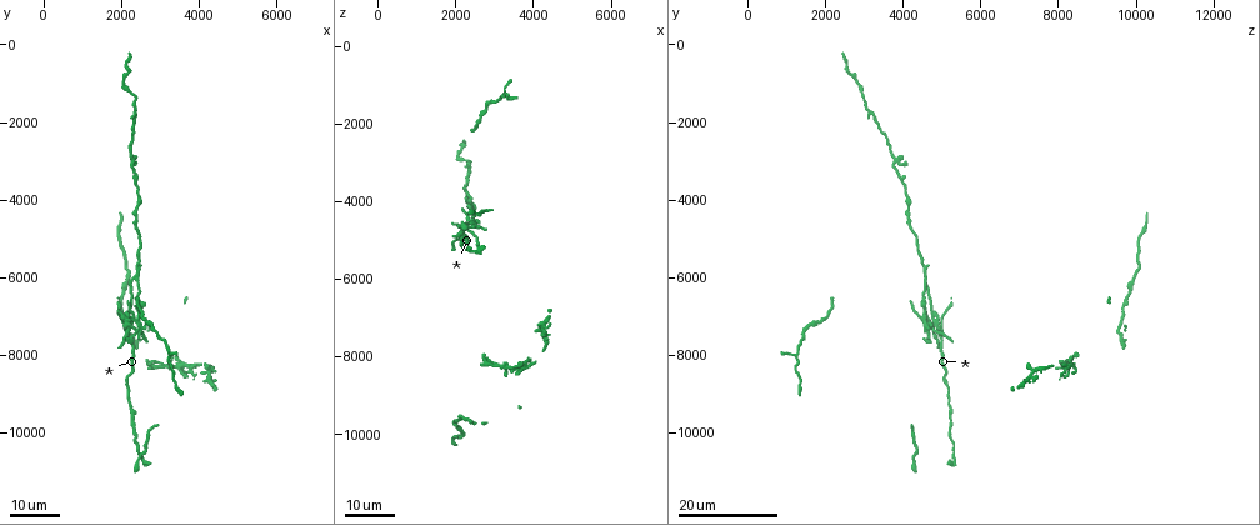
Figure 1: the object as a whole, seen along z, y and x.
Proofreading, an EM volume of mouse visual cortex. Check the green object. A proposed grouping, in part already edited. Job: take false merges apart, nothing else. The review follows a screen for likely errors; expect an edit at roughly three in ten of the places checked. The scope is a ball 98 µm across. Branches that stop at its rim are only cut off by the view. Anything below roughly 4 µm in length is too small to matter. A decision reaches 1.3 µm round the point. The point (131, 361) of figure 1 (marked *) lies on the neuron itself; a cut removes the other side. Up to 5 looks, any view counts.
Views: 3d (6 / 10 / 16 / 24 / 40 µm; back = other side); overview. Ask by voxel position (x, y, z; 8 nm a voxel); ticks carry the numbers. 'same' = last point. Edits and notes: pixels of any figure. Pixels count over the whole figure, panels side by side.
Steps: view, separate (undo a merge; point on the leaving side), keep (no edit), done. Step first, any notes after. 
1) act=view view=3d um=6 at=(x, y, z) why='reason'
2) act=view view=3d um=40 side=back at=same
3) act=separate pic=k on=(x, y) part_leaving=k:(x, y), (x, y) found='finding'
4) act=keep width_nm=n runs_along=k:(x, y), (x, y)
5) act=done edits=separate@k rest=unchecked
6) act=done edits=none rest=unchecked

act=view view=3d um=24 at=(2400, 5950, 4500) why='a fork'

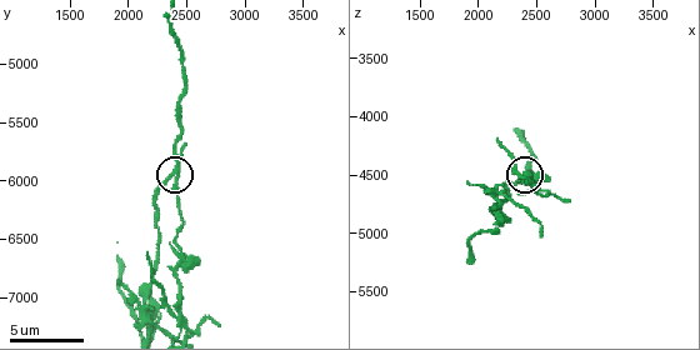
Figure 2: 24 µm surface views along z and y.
act=view view=3d um=6 at=same why='zoom in'

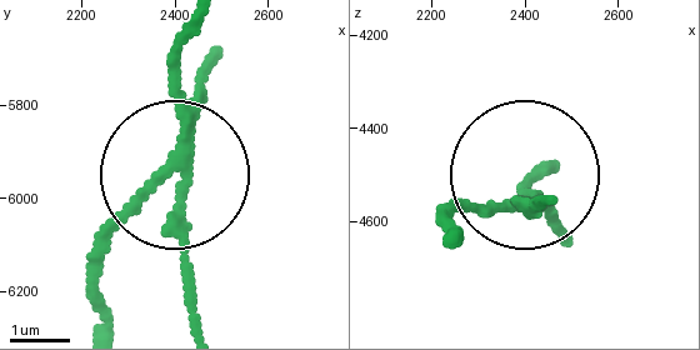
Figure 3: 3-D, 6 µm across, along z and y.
act=separate pic=3 on=(191, 228) side_arm_um=57 part_leaving=3:(188, 146), (188, 321) found='two neurons meet here'

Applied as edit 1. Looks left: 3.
act=view view=overview why='redraw'

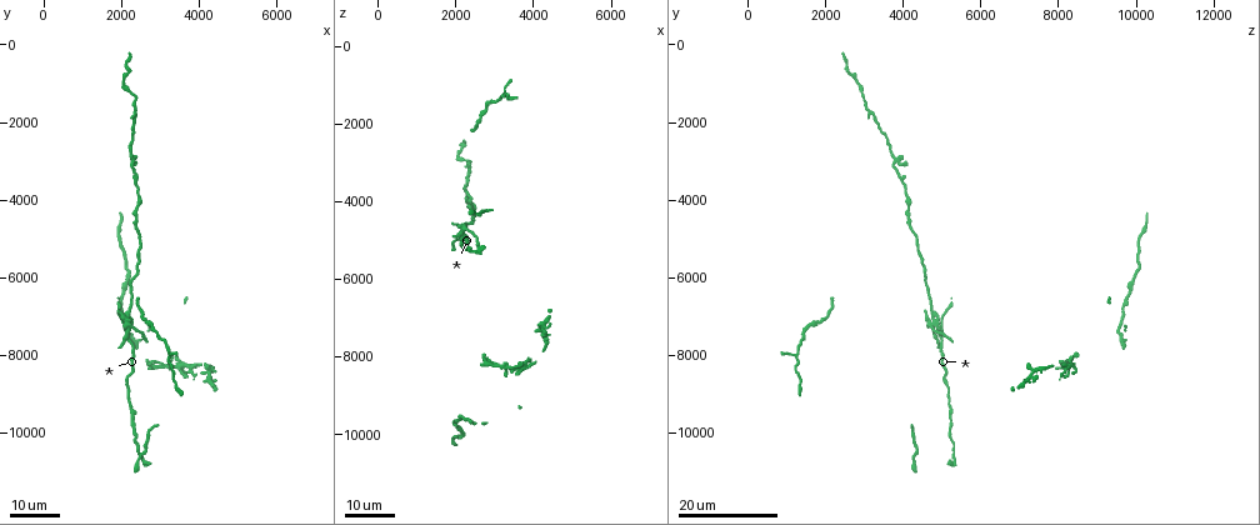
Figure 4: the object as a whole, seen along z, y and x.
act=view view=3d um=16 at=(2250, 2950, 3800) why='four arms meet'

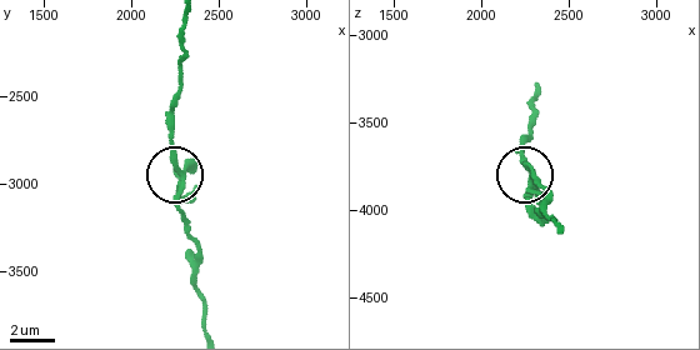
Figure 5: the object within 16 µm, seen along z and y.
act=view view=3d um=10 at=same

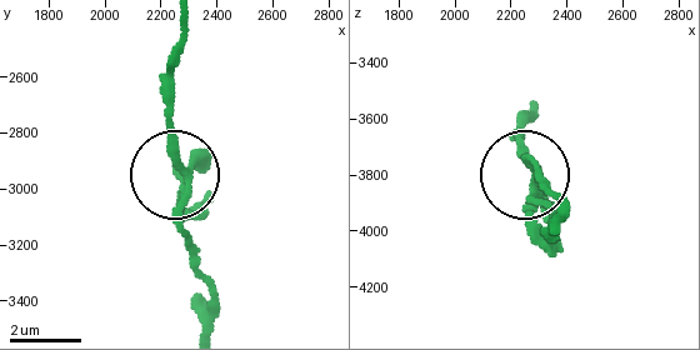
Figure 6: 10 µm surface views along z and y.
act=keep runs_along=6:(556, 226), (563, 196), (511, 136) found='one neuron here'

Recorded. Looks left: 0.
act=done edits=separate@3 rest=unchecked

